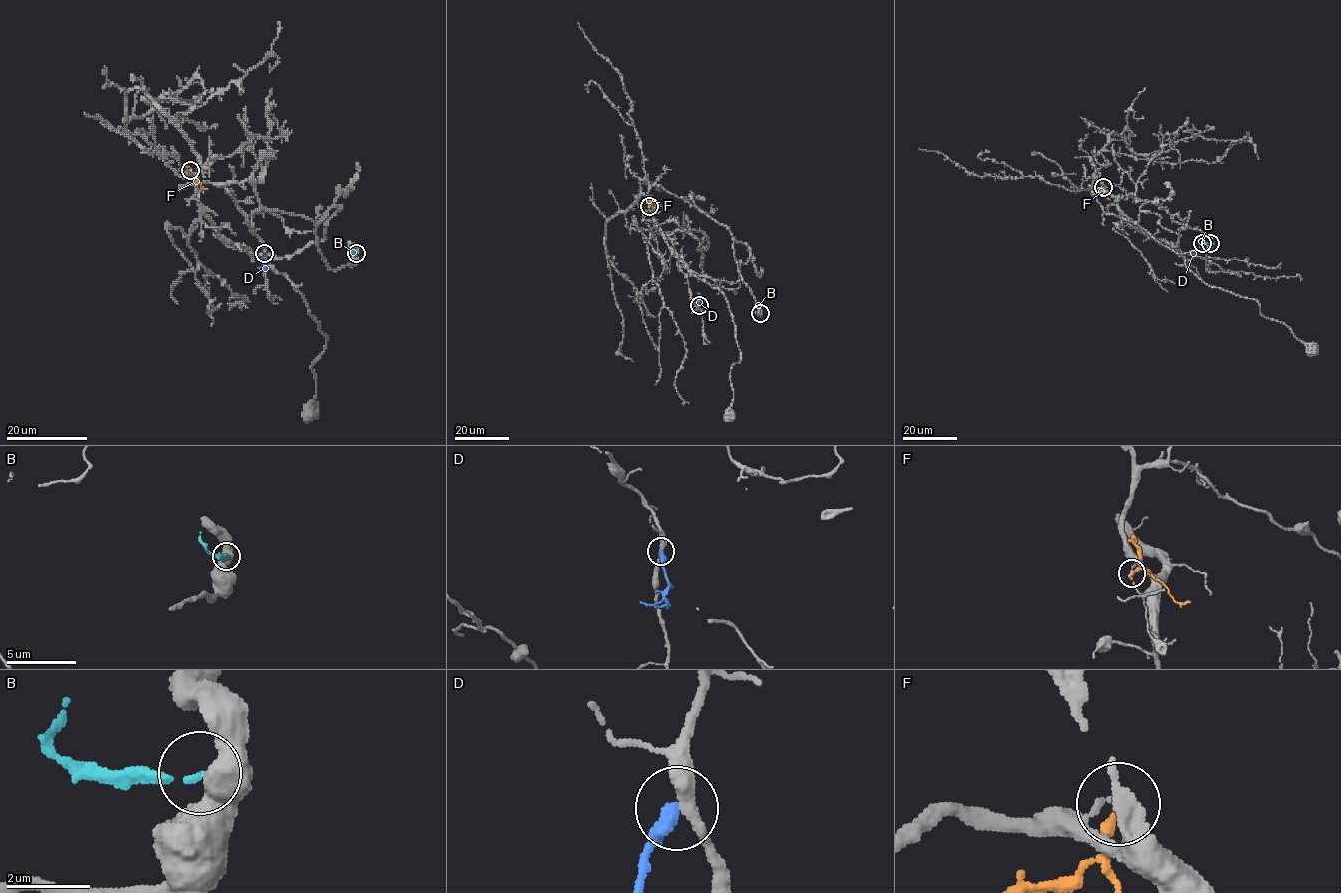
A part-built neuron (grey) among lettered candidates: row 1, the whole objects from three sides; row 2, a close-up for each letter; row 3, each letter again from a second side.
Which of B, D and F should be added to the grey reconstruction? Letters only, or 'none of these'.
none of these

